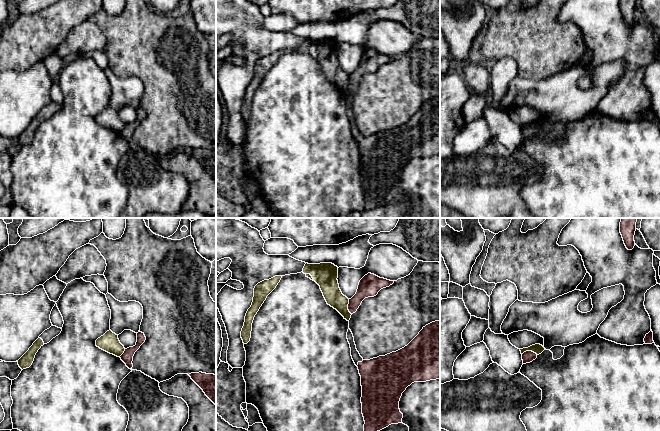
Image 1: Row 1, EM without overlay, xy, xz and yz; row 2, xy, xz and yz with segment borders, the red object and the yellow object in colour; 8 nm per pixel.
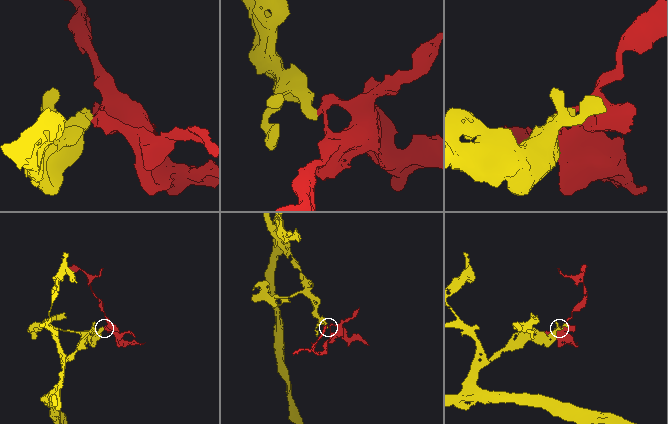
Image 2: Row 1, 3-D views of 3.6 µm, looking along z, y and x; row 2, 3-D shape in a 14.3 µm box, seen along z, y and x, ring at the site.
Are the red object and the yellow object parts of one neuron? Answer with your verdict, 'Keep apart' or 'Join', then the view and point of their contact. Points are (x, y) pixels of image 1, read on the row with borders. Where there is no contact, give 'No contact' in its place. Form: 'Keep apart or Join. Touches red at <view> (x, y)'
Keep apart. Touches red at xz (348, 307)

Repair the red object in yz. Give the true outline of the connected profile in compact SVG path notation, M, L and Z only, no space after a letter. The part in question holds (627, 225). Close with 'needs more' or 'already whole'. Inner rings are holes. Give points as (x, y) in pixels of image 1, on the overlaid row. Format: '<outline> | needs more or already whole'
M622 218L620 222L620 233L628 250L632 250L635 246L634 235L637 219L638 218Z | already whole

